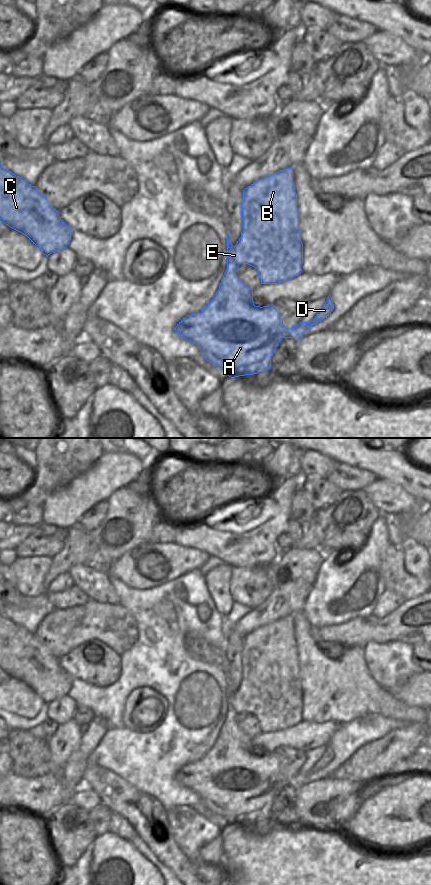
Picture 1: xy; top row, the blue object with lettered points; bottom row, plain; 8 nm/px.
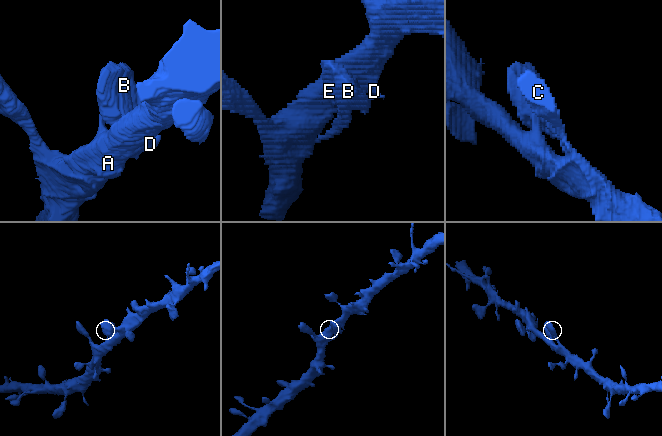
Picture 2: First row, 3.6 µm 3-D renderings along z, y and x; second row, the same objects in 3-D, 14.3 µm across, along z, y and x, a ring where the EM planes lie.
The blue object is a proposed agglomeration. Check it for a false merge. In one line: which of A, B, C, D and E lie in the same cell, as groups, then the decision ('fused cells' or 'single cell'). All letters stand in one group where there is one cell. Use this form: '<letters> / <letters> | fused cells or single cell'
A B C D E | single cell

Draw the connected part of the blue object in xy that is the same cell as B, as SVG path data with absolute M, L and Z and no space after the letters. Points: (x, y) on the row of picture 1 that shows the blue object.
M293 168L280 170L245 188L241 217L243 229L235 246L231 243L231 232L227 235L227 269L217 293L200 312L186 316L175 327L179 336L196 344L205 359L222 368L230 378L267 372L282 338L294 338L298 342L309 327L327 318L334 309L328 297L310 322L300 322L294 328L288 328L283 325L283 319L273 304L264 307L254 305L253 290L235 273L240 264L248 264L257 269L261 284L278 284L303 272L303 243Z

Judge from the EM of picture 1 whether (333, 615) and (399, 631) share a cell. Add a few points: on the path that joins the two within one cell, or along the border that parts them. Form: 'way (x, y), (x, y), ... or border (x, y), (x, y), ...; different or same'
border (372, 613), (354, 617), (343, 623), (328, 625); different

